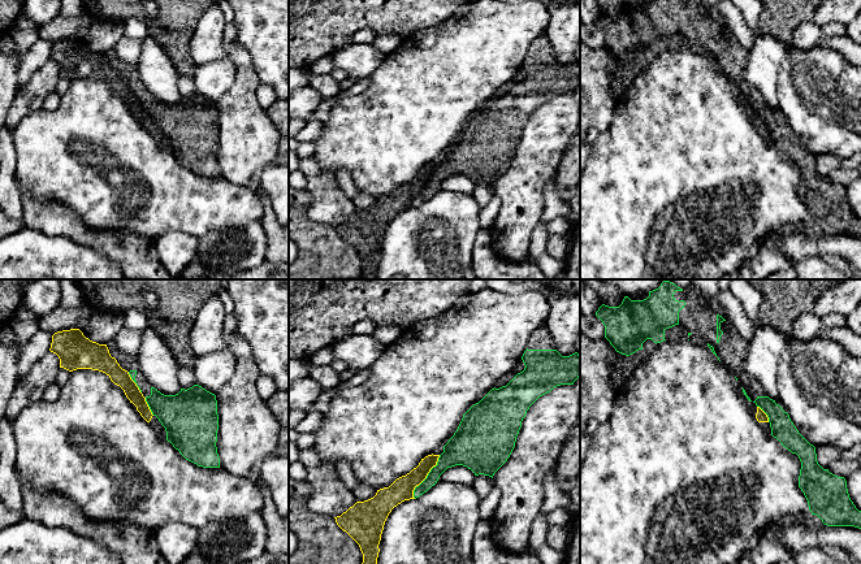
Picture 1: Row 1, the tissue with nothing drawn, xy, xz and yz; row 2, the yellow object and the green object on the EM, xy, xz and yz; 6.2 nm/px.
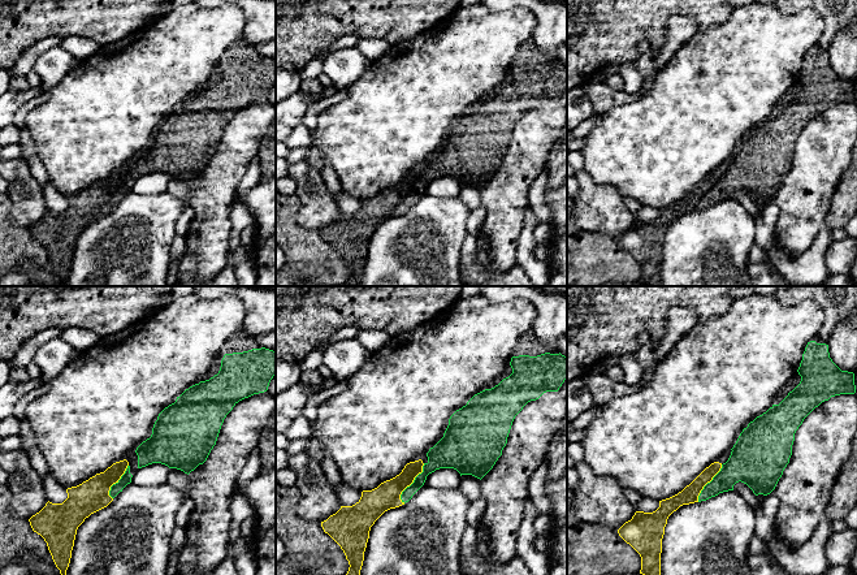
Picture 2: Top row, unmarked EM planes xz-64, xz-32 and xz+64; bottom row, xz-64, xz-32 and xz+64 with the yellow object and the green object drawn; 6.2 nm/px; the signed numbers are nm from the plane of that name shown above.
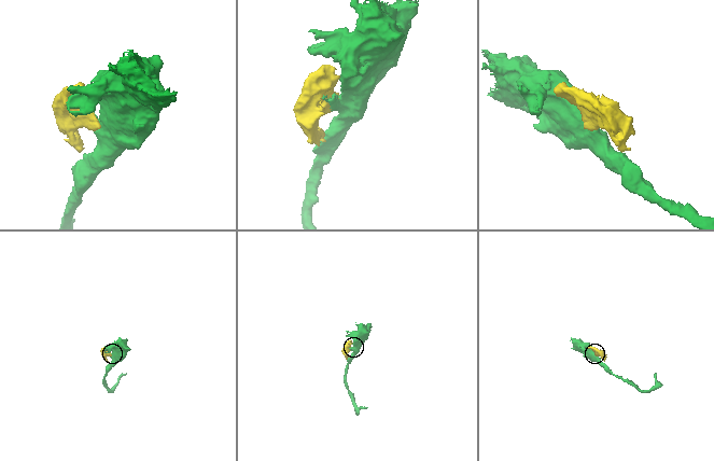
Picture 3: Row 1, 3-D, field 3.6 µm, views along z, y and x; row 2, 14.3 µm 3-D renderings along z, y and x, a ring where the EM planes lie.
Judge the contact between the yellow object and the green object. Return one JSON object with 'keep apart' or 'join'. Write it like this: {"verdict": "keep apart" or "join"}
{"verdict": "keep apart"}

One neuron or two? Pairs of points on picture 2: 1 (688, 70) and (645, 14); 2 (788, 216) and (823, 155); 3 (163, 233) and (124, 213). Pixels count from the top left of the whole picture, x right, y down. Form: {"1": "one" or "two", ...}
{"1": "two", "2": "one", "3": "one"}

